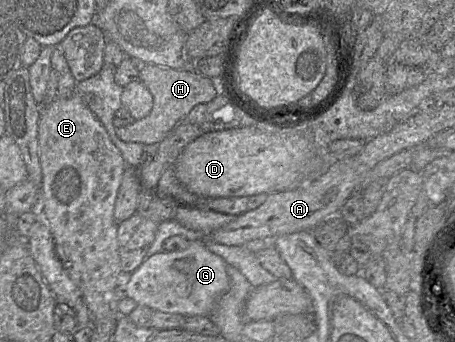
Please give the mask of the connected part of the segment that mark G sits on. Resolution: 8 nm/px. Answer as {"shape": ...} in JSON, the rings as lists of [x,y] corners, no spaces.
{"shape":[[[205,240],[190,241],[185,250],[158,252],[130,275],[125,296],[153,311],[180,314],[185,317],[209,316],[218,299],[229,289],[227,264],[205,245]]]}

